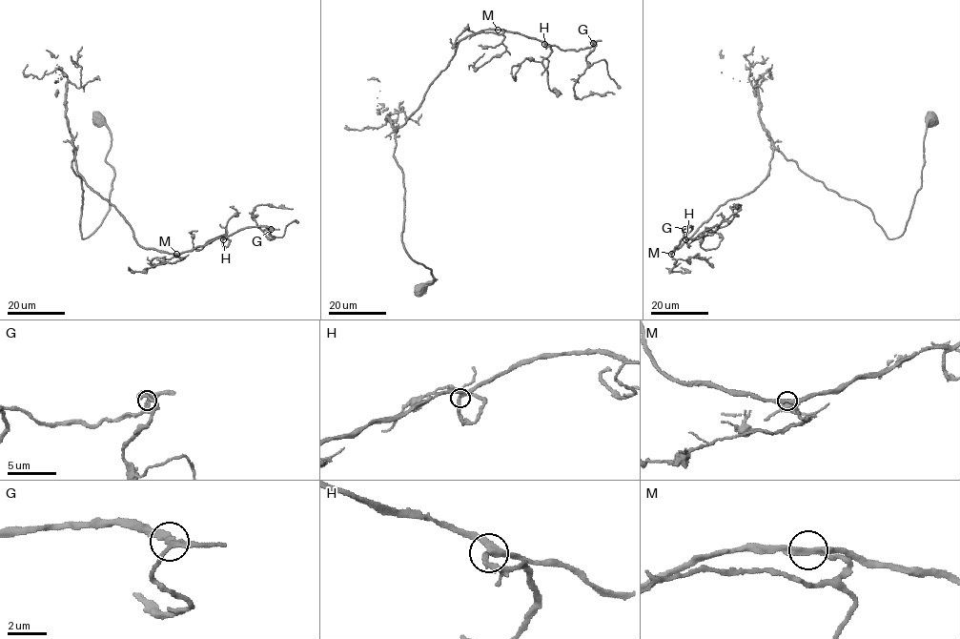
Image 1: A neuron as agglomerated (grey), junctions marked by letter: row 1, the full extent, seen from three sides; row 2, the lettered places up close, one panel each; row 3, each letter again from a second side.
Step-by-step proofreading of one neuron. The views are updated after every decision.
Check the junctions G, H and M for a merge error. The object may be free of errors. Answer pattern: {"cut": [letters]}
{"cut": []}

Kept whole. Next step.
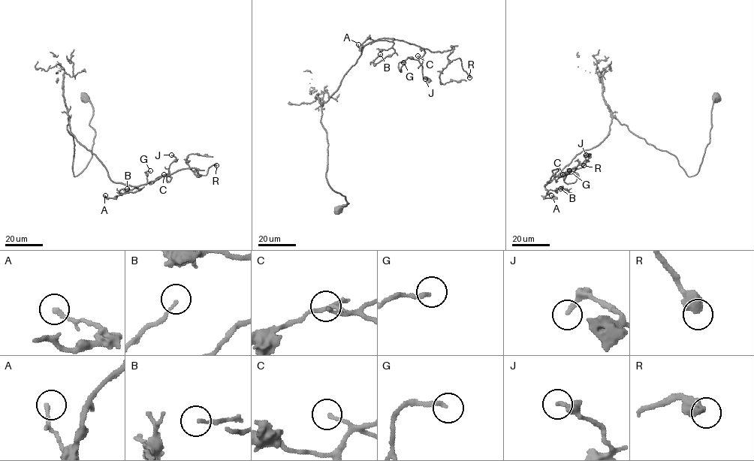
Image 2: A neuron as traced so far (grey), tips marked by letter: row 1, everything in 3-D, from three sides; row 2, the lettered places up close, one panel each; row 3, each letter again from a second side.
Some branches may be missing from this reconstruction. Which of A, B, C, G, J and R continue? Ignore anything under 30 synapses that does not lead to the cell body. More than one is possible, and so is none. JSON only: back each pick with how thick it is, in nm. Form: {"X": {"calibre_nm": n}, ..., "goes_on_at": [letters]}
{"goes_on_at": []}

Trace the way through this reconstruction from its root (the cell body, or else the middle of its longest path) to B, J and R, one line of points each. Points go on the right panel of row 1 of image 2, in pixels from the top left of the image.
B: (716, 95), (710, 143), (695, 175), (613, 116), (610, 134), (544, 185), (570, 194), (560, 188)
J: (716, 95), (695, 175), (613, 116), (610, 134), (544, 186), (581, 168), (586, 155)
R: (716, 95), (695, 175), (613, 116), (610, 134), (544, 186), (556, 168), (559, 176), (583, 165)

